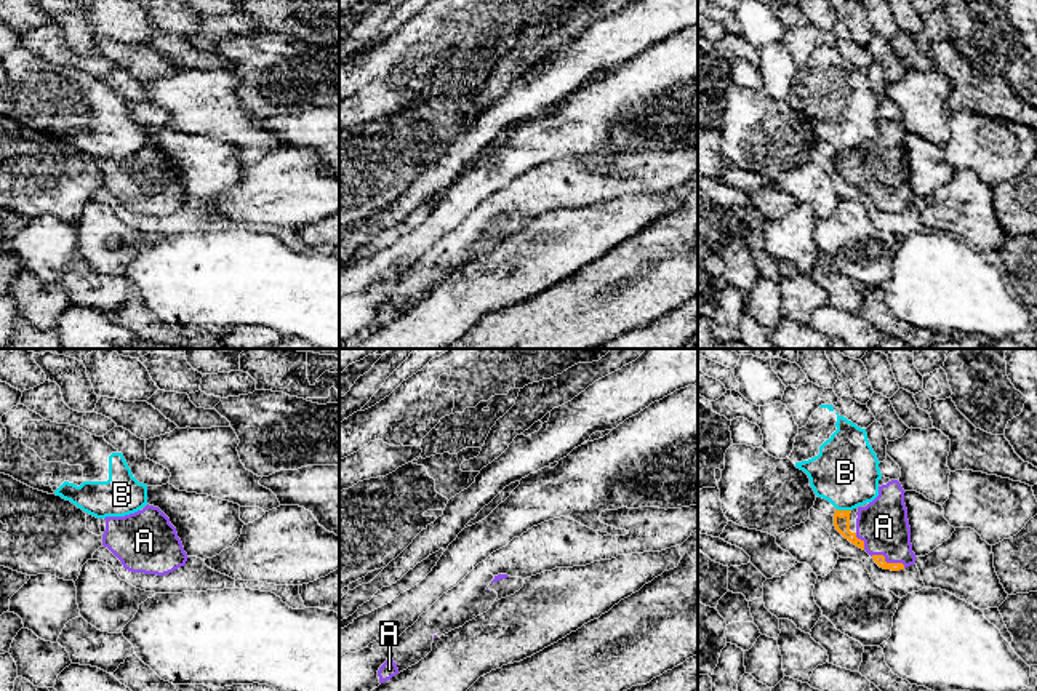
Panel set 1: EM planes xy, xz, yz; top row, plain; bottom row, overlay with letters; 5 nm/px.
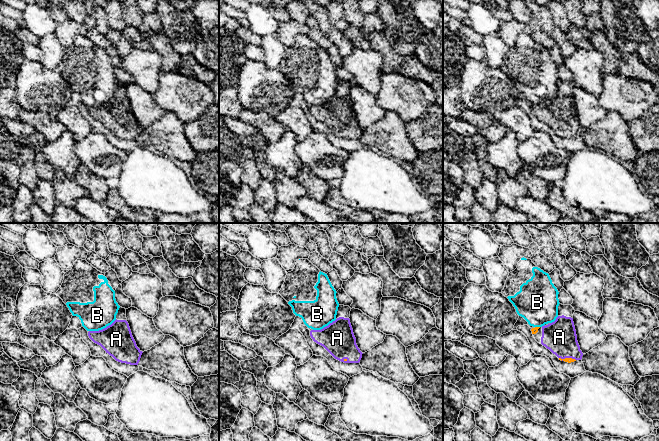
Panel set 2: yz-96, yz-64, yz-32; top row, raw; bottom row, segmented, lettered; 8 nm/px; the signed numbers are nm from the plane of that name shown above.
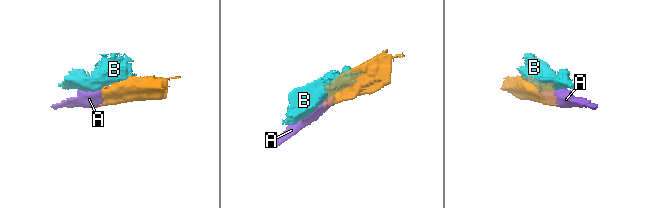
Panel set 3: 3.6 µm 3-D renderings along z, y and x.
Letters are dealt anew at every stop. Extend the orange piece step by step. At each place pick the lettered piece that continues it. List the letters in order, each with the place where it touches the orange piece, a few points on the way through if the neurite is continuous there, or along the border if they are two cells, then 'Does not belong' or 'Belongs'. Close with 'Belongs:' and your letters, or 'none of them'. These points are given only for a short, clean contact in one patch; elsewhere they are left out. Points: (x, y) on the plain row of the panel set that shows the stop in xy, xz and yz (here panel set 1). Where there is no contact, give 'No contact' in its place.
A: Touches orange at yz (885, 203). Path across: yz (879, 200), (885, 203), (884, 168). Belongs
B: Touches orange at yz (844, 152). Does not belong
Belongs: A

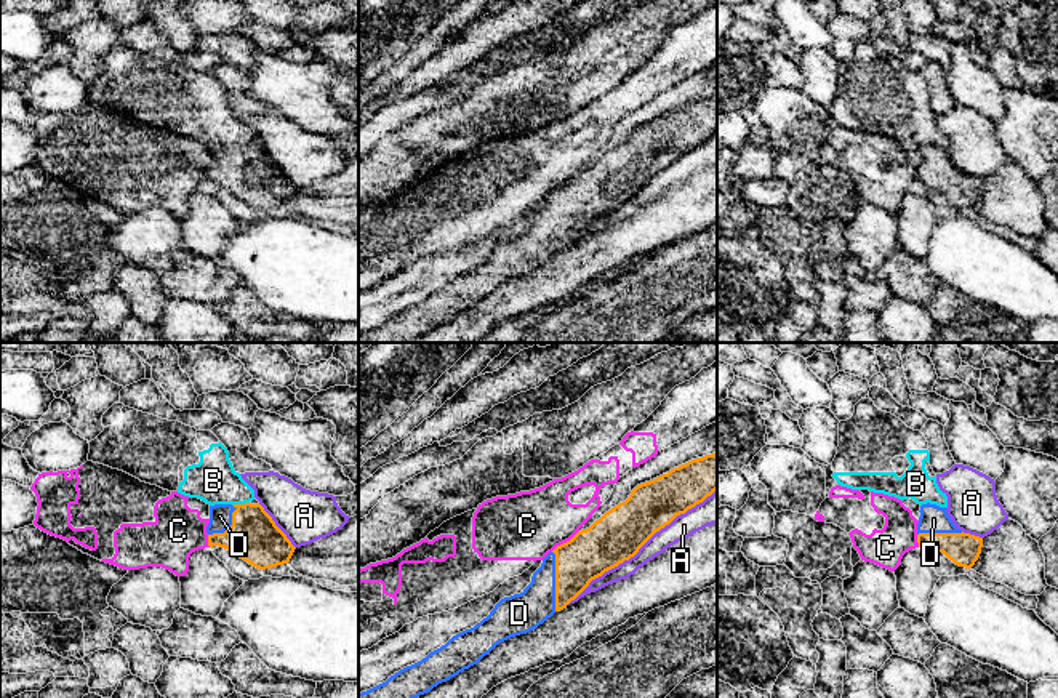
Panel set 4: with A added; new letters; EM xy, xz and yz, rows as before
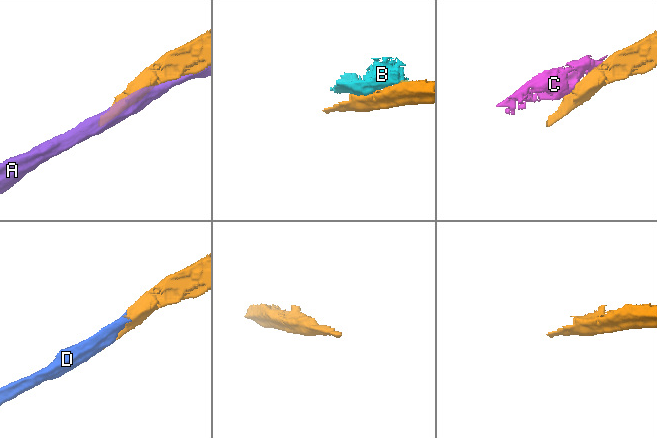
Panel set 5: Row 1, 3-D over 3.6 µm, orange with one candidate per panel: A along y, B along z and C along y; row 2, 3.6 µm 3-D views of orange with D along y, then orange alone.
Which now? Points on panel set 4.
A: Touches orange at xz (641, 188). Does not belong
B: Touches orange at xy (240, 146). Does not belong
C: Touches orange at xz (564, 184). Boundary: xz (578, 172), (551, 192). Does not belong
D: Touches orange at xz (556, 223). Belongs
Belongs: D

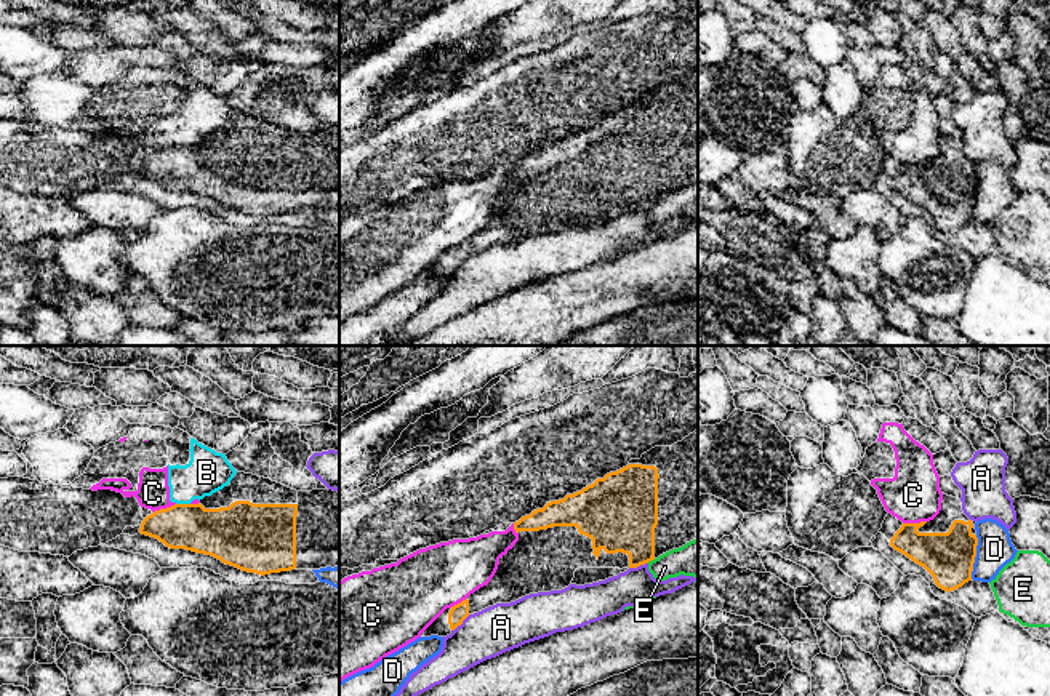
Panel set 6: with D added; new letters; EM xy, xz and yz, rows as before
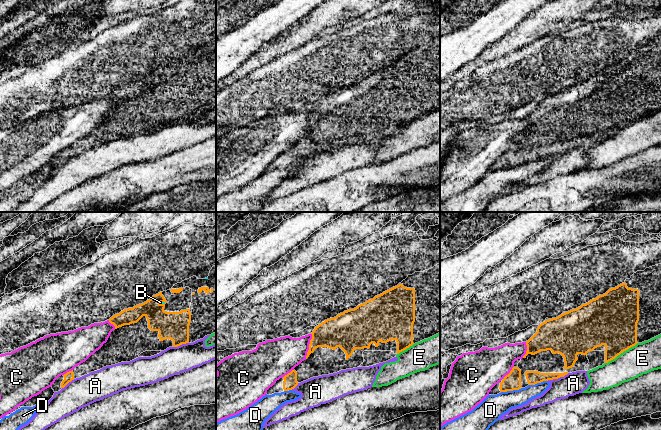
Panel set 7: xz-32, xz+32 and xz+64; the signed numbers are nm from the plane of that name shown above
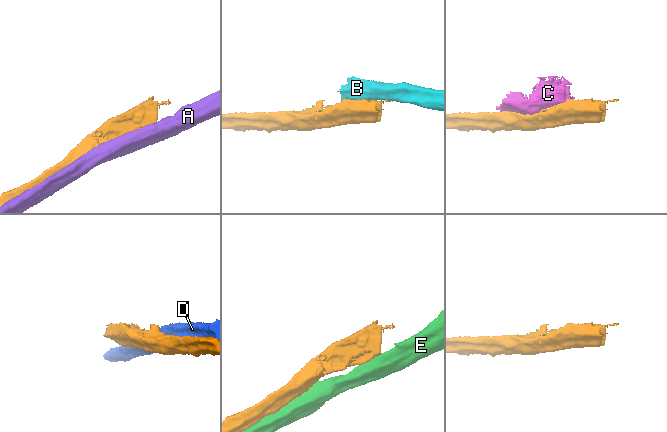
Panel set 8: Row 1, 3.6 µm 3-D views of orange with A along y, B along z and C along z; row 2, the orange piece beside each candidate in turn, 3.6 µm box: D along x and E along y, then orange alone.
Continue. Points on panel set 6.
A: Touches orange at xz (460, 266). Does not belong
B: Touches orange at xy (183, 146). Does not belong
C: Touches orange at yz (914, 165). Does not belong
D: Touches orange at yz (975, 197). Does not belong
E: Touches orange at xz (650, 202). Does not belong
Belongs: none of them

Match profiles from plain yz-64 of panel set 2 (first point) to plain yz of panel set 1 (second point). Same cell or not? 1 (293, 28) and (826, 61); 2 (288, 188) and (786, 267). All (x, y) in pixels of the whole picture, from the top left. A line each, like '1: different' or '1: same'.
1: different
2: same

